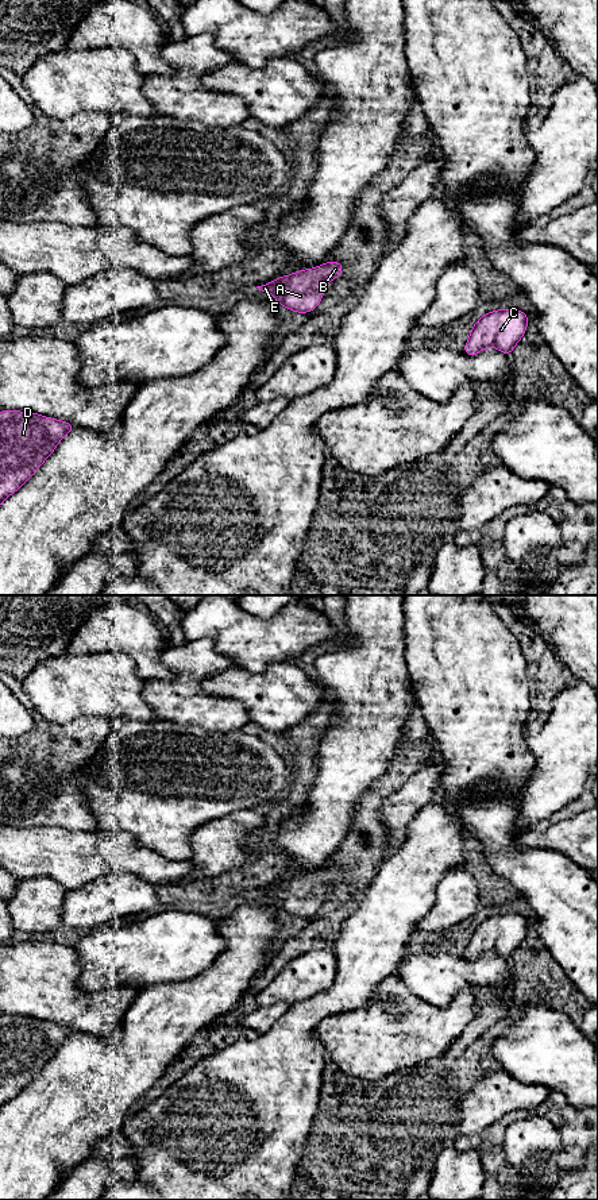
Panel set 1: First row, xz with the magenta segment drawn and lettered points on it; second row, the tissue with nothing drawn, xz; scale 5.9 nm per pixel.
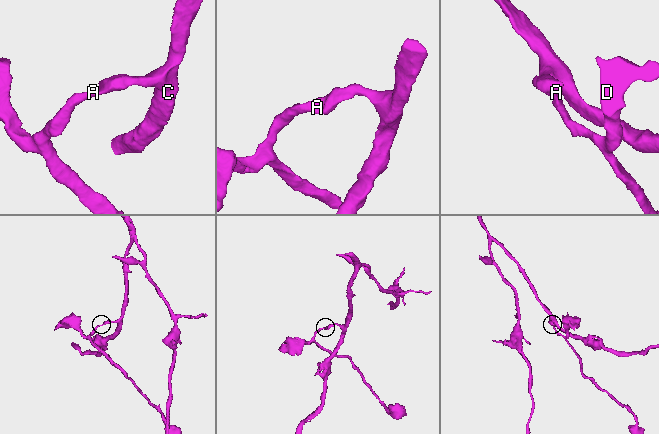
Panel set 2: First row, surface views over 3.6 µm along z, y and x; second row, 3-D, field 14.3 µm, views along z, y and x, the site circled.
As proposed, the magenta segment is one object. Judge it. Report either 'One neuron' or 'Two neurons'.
One neuron

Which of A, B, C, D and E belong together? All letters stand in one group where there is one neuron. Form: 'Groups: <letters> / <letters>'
Groups: A B C D E

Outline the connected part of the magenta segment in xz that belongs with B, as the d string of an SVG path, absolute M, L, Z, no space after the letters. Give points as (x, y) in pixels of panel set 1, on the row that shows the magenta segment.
M327 262L316 269L296 271L256 288L262 292L270 292L282 306L306 313L320 304L325 285L342 273L343 265L340 262Z

